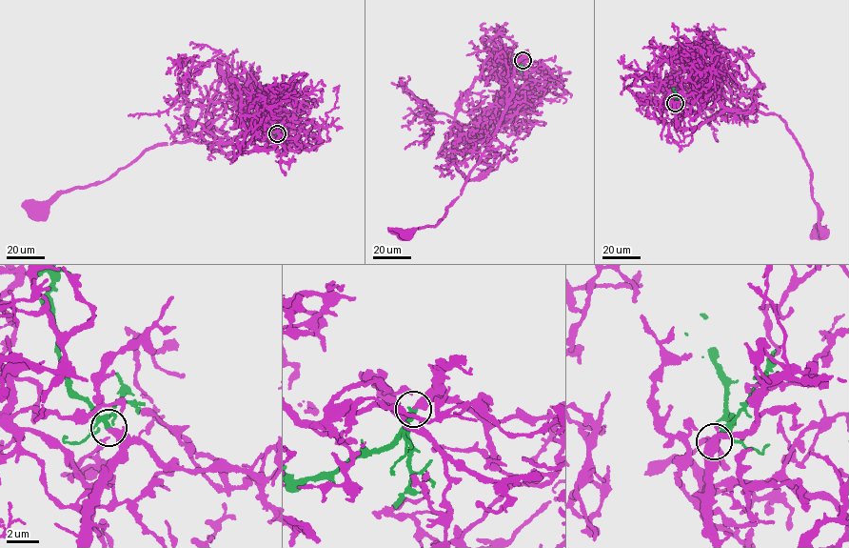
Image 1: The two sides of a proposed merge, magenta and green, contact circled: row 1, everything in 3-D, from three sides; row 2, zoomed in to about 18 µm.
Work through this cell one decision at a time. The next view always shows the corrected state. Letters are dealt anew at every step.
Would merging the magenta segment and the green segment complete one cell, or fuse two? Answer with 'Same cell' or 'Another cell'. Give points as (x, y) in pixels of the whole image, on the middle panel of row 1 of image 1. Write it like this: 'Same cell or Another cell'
Same cell

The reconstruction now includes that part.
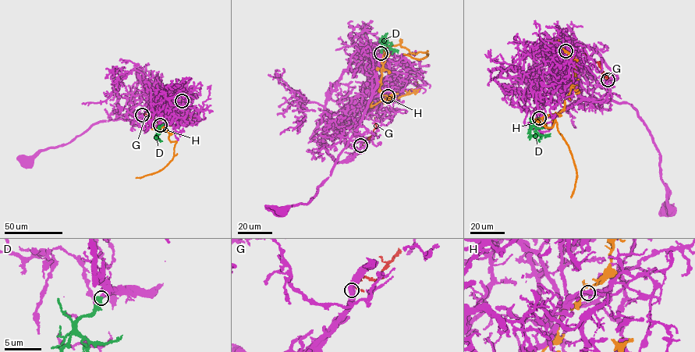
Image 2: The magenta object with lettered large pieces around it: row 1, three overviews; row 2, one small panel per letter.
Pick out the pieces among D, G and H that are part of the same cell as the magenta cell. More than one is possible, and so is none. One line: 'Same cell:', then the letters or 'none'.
Same cell: D

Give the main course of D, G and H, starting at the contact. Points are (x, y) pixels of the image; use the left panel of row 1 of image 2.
D: (160, 126), (157, 132), (159, 140), (156, 138)
G: (142, 115), (154, 112), (171, 100)
H: (182, 101), (156, 126), (176, 142), (171, 160), (136, 178)

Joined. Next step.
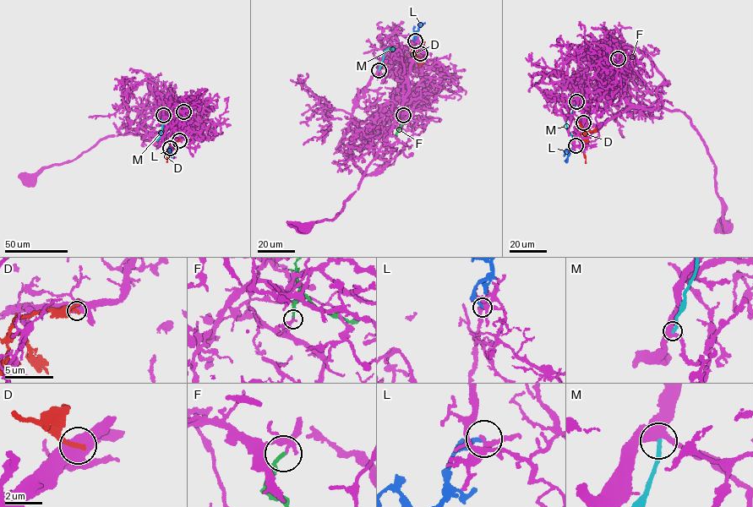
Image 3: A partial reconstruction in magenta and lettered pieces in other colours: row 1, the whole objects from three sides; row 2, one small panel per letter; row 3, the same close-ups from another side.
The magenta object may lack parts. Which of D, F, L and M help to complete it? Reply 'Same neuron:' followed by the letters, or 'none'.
Same neuron: none

